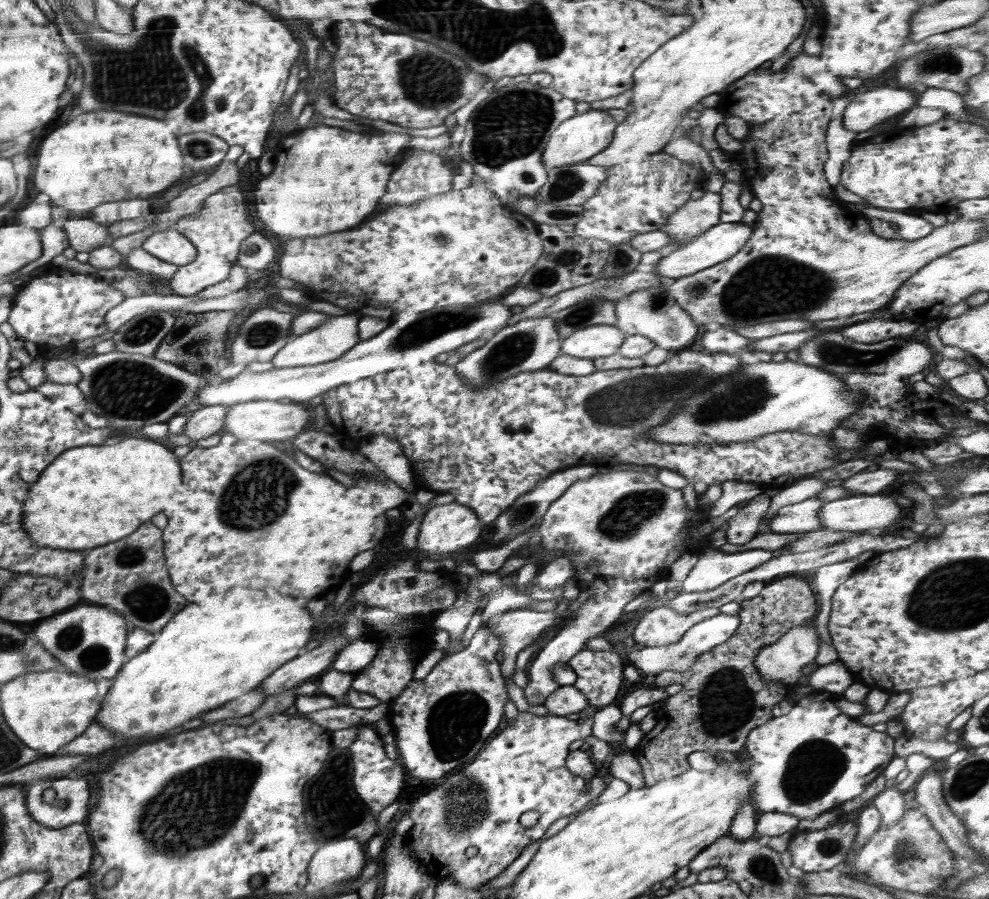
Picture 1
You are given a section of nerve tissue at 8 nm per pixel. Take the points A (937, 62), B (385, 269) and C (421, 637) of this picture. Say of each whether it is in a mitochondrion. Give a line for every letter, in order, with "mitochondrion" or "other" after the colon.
A: mitochondrion
B: other
C: other

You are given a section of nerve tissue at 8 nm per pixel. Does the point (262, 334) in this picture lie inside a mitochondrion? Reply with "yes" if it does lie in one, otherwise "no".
yes

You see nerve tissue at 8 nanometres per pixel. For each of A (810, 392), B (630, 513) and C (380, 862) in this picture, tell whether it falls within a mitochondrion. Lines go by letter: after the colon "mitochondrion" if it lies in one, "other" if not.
A: other
B: mitochondrion
C: other

